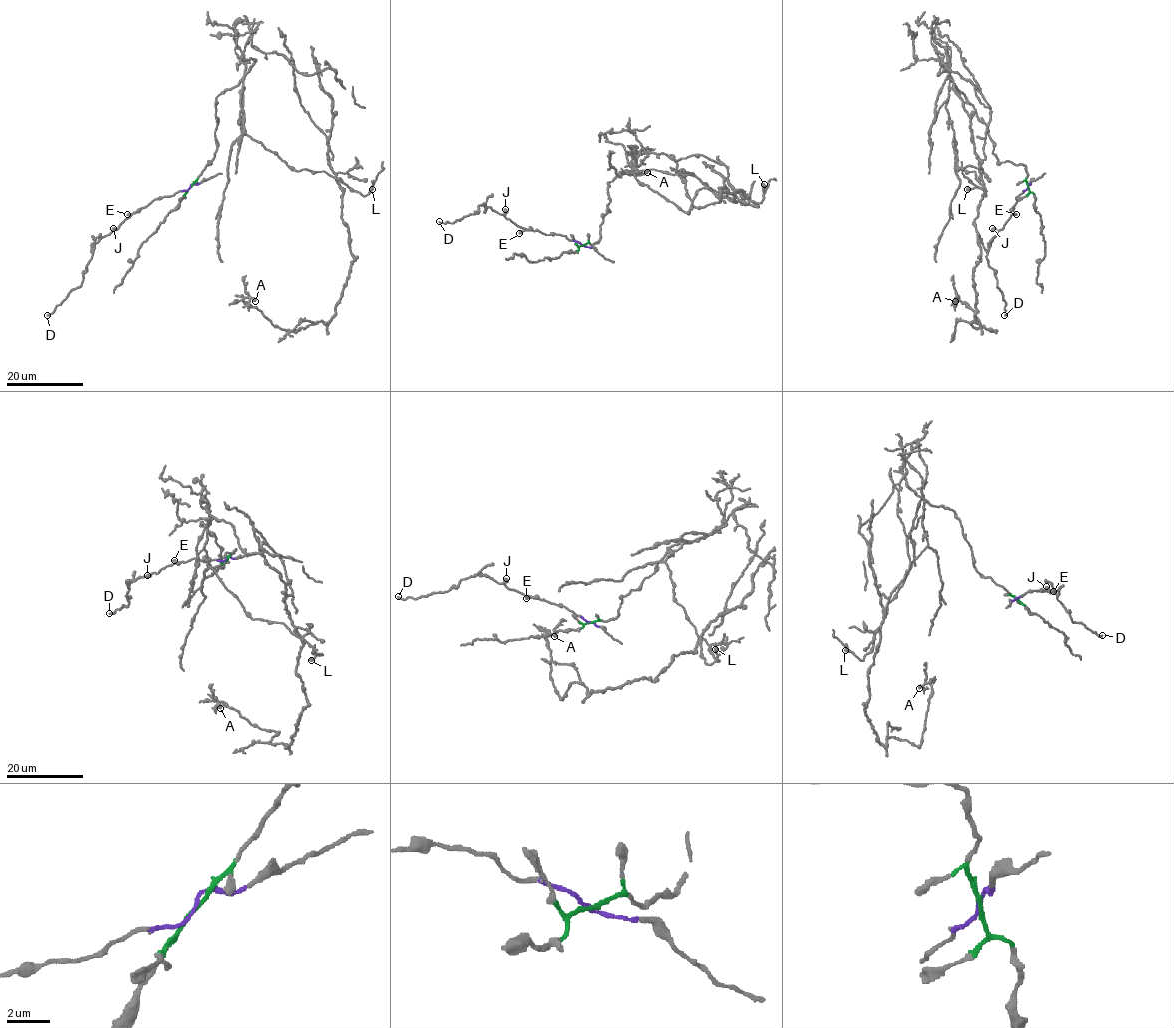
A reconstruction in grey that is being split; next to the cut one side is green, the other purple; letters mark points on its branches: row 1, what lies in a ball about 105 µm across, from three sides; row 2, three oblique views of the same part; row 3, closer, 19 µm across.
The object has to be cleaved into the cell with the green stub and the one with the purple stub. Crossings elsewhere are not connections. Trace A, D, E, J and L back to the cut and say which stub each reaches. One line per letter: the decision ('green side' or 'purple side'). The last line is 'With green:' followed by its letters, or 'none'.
A: green side
D: purple side
E: purple side
J: purple side
L: green side
With green: A, L

